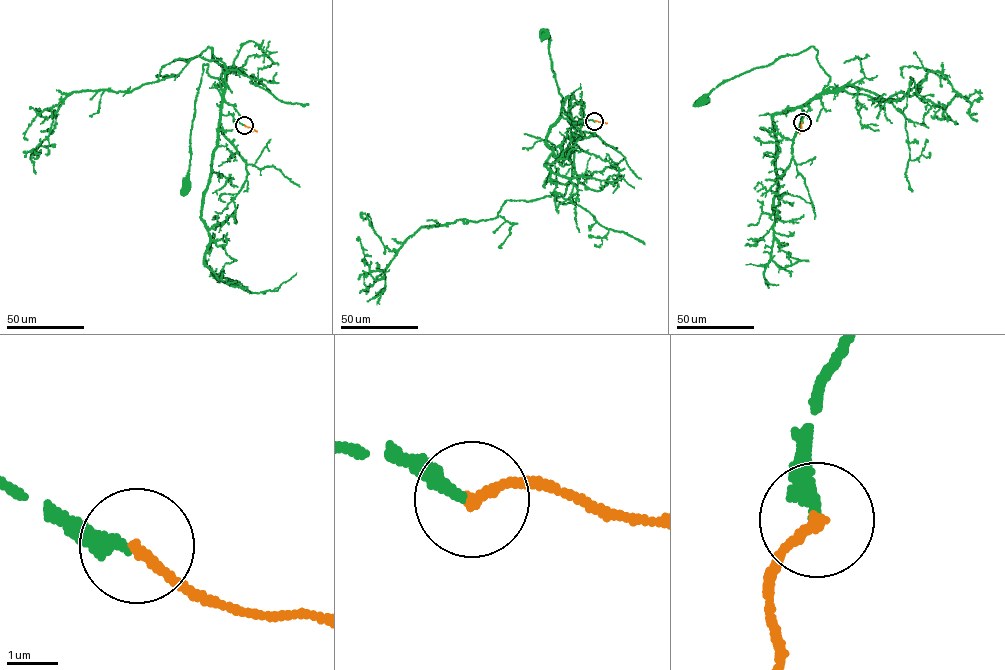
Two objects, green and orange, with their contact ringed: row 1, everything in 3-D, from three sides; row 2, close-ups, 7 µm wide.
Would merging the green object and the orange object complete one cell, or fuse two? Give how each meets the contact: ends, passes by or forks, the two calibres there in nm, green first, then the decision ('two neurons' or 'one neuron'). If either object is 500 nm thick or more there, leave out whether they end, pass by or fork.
green ends there; orange ends there; 280 nm thick on the green side, 200 nm on the other; one neuron

